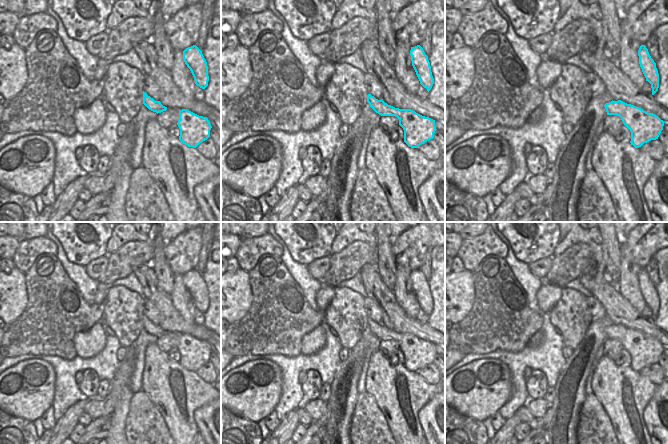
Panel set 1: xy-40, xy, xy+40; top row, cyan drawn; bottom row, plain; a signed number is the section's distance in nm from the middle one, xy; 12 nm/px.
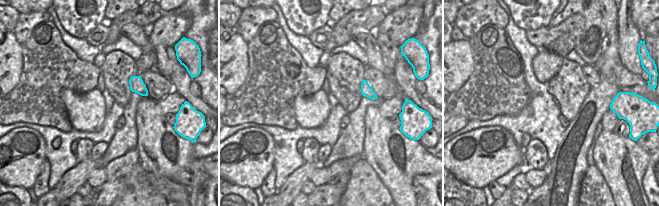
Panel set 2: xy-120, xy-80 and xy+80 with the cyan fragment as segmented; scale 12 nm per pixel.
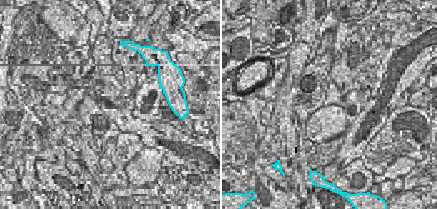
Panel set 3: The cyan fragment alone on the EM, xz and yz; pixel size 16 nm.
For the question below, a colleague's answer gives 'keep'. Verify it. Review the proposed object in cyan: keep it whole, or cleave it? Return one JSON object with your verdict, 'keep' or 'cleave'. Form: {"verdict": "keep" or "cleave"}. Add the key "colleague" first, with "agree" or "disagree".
{"colleague": "agree", "verdict": "keep"}

